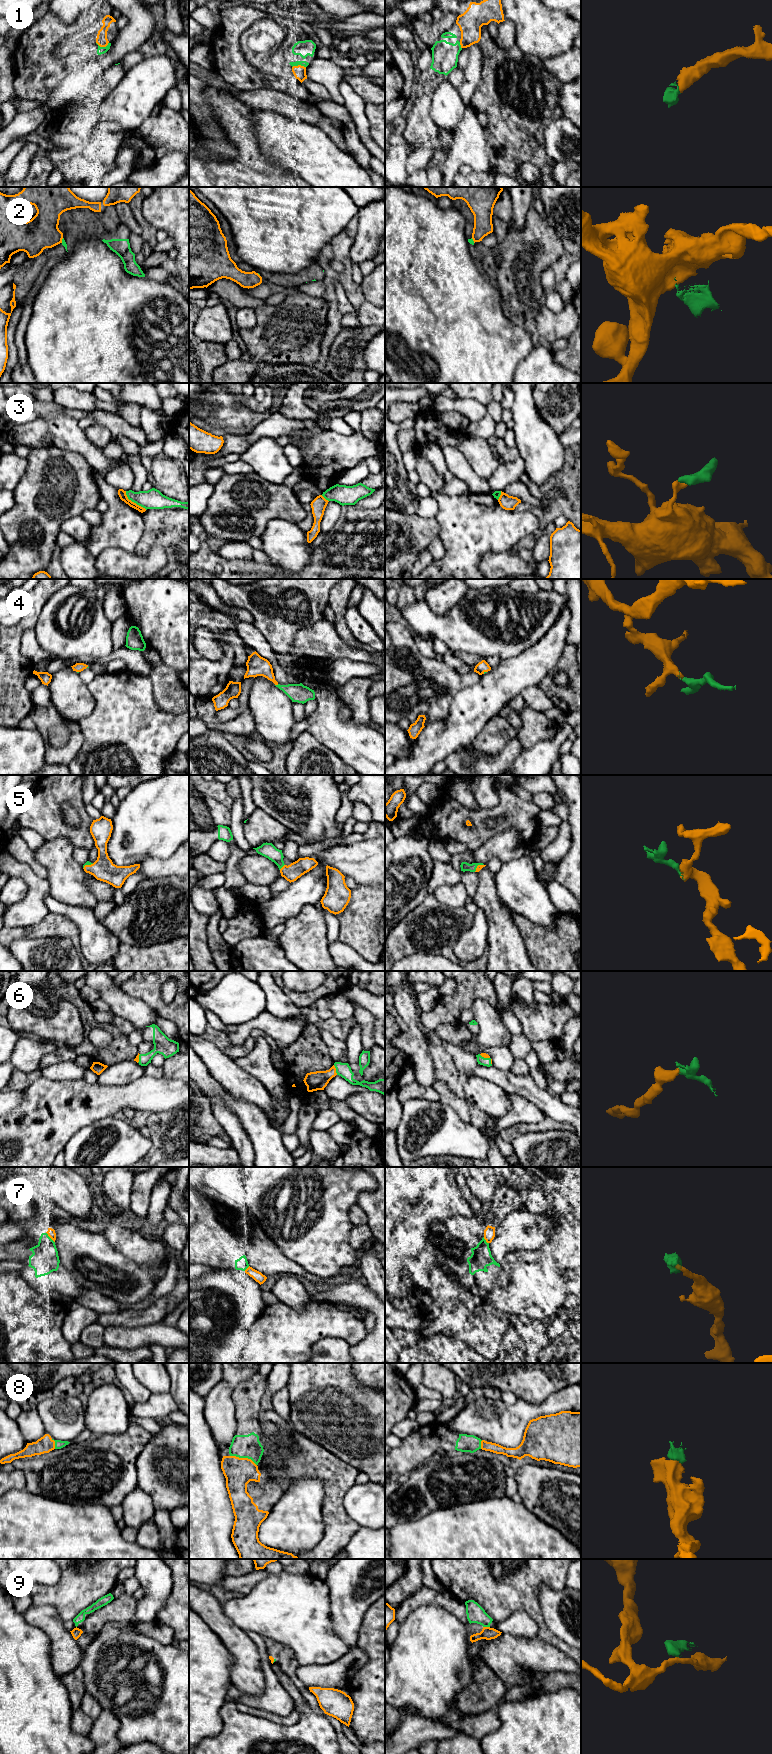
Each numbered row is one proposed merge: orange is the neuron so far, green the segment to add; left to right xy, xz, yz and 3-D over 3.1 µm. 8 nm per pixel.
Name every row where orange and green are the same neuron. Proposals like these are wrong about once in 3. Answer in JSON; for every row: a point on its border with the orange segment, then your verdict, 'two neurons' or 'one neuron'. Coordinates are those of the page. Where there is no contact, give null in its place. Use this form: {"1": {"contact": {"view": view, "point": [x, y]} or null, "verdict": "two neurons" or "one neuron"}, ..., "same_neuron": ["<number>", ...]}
{"1": {"contact": {"view": "xy", "point": [102, 46]}, "verdict": "one neuron"}, "2": {"contact": {"view": "xy", "point": [61, 240]}, "verdict": "two neurons"}, "3": {"contact": {"view": "xy", "point": [133, 502]}, "verdict": "two neurons"}, "4": {"contact": {"view": "xz", "point": [276, 684]}, "verdict": "one neuron"}, "5": {"contact": {"view": "xz", "point": [282, 867]}, "verdict": "one neuron"}, "6": {"contact": {"view": "xz", "point": [335, 1070]}, "verdict": "one neuron"}, "7": {"contact": {"view": "xy", "point": [49, 1236]}, "verdict": "two neurons"}, "8": {"contact": {"view": "xz", "point": [243, 1458]}, "verdict": "one neuron"}, "9": {"contact": {"view": "yz", "point": [486, 1627]}, "verdict": "two neurons"}, "same_neuron": ["1", "4", "5", "6", "8"]}

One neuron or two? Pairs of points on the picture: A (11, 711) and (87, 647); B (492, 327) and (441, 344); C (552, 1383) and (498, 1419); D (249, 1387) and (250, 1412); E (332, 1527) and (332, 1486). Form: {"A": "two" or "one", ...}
{"A": "two", "B": "one", "C": "two", "D": "one", "E": "one"}

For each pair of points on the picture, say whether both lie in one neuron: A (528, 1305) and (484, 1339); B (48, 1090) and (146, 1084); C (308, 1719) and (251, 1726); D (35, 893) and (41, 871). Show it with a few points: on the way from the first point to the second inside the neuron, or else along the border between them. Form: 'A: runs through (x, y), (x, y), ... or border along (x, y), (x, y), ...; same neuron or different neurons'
A: border along (494, 1305), (505, 1314), (526, 1316), (538, 1321); different neurons
B: runs through (72, 1094), (122, 1095); same neuron
C: runs through (294, 1732), (265, 1732); same neuron
D: border along (21, 862), (25, 862), (37, 875), (45, 878); different neurons

